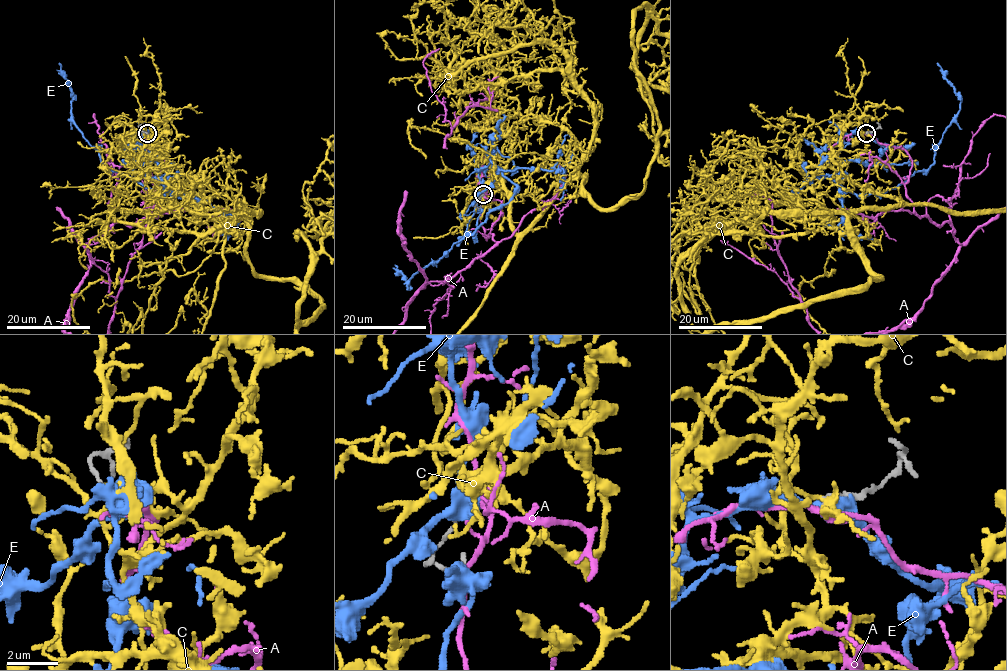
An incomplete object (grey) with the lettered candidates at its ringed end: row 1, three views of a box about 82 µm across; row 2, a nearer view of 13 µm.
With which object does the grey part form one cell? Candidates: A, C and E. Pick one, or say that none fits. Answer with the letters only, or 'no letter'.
C

